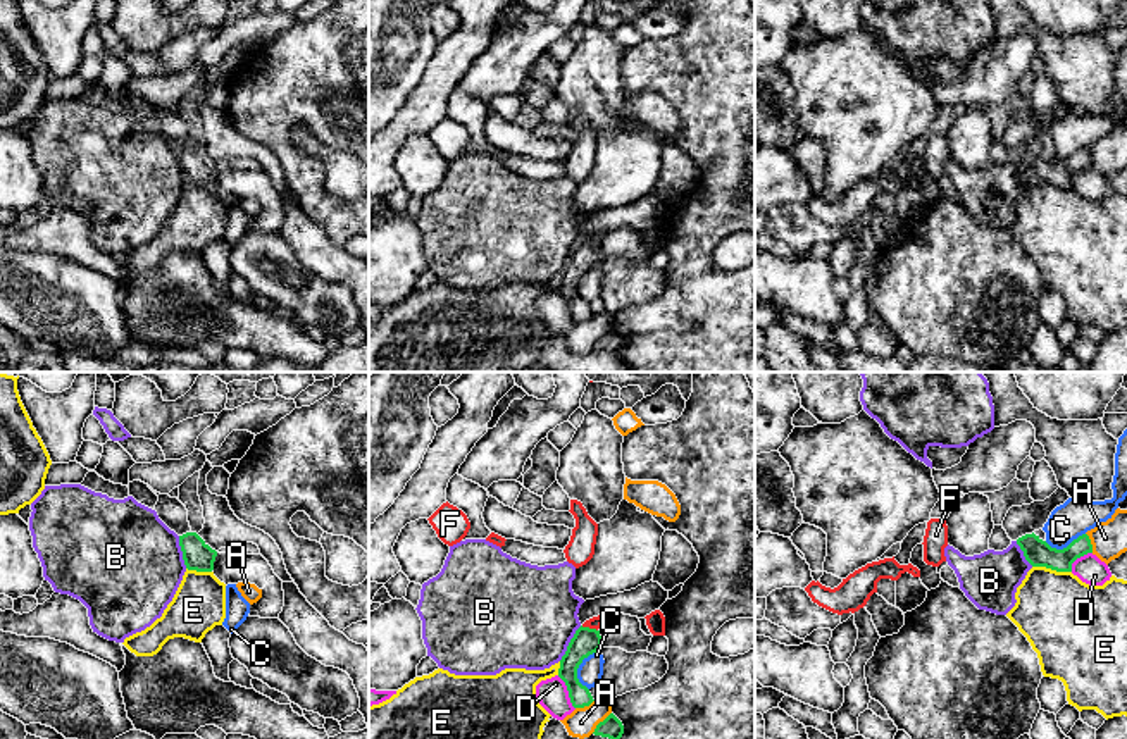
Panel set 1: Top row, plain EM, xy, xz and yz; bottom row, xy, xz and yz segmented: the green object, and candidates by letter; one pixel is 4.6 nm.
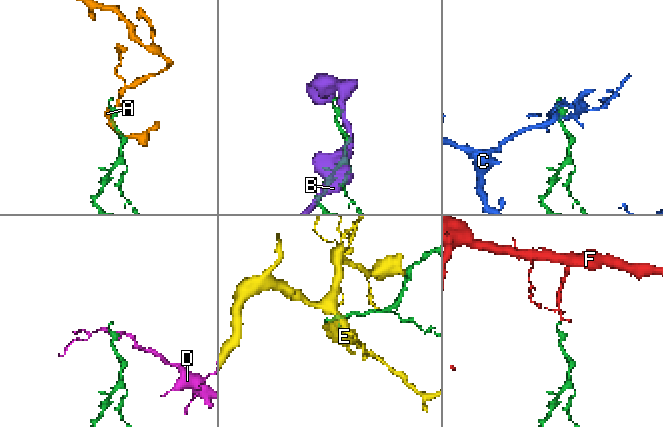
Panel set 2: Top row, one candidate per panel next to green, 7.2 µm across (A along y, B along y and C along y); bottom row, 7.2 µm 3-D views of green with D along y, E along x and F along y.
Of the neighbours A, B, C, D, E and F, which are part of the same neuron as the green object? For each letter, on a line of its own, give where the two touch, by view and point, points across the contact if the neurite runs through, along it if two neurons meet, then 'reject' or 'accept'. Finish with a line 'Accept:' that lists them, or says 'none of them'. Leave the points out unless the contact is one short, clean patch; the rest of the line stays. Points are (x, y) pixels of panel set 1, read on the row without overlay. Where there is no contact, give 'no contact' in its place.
A: contact xz (600, 336); reject
B: contact xz (569, 257); border xz (581, 240), (559, 274); reject
C: contact xz (578, 281); border xz (598, 262), (578, 283), (578, 293), (588, 304); reject
D: contact xz (569, 307); reject
E: contact yz (1052, 183); reject
F: contact xz (588, 242); way xz (586, 255), (588, 242), (595, 236); accept
Accept: F

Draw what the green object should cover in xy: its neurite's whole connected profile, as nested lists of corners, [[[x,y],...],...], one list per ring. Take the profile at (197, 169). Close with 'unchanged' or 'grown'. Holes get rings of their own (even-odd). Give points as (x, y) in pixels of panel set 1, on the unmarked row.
[[[186,146],[179,150],[179,160],[188,184],[214,184],[217,165],[212,164],[196,146]]] | unchanged

